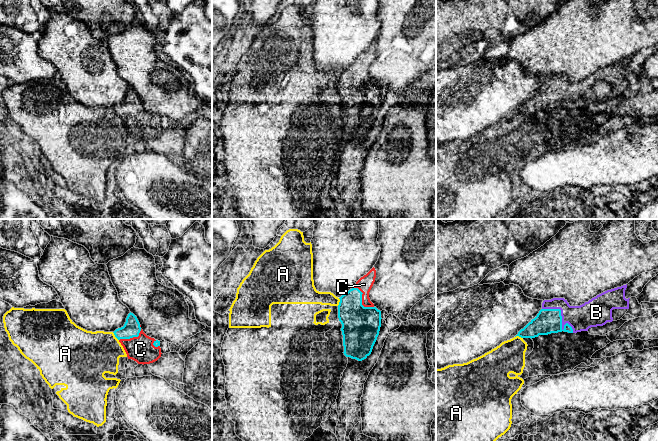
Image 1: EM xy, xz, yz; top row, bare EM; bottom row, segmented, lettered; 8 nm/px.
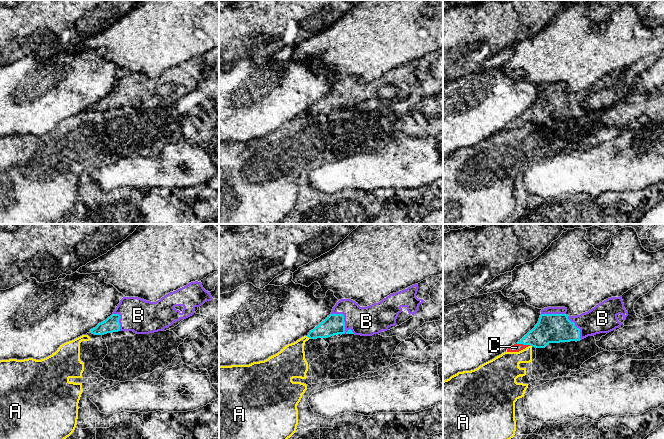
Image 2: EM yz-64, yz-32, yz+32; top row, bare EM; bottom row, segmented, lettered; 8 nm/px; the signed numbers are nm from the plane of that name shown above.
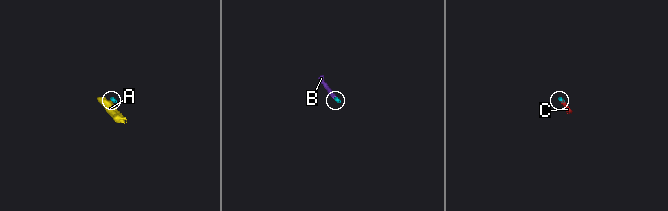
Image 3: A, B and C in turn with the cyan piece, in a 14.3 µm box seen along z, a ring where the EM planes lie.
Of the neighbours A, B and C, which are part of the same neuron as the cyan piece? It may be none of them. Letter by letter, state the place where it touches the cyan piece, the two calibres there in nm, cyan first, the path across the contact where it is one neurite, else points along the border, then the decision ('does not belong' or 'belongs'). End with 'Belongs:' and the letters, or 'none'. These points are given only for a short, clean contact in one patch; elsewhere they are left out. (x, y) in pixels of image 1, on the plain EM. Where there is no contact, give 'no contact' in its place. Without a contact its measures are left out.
A: contact xy (115, 112); calibres 140 and 360 nm; border xy (112, 108), (118, 116); does not belong
B: contact yz (560, 91); calibres 200 and 200 nm; belongs
C: contact xz (361, 76); calibres 300 and 120 nm; belongs
Belongs: B, C

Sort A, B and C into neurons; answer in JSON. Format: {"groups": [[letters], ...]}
{"groups": [["A"], ["B", "C"]]}

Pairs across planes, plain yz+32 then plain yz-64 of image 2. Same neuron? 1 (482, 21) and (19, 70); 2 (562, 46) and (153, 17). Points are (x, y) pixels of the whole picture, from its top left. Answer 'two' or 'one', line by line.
1: two
2: one

